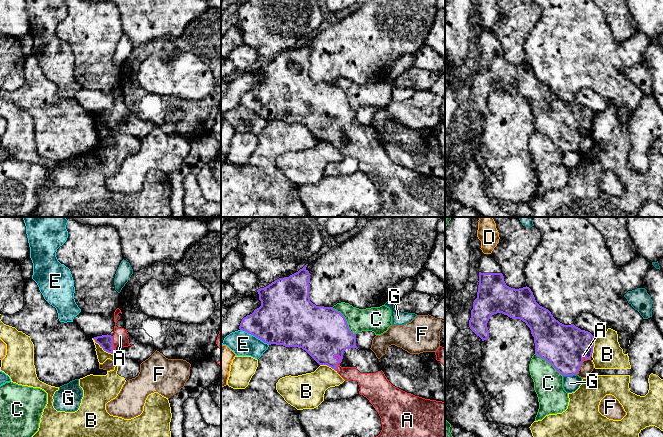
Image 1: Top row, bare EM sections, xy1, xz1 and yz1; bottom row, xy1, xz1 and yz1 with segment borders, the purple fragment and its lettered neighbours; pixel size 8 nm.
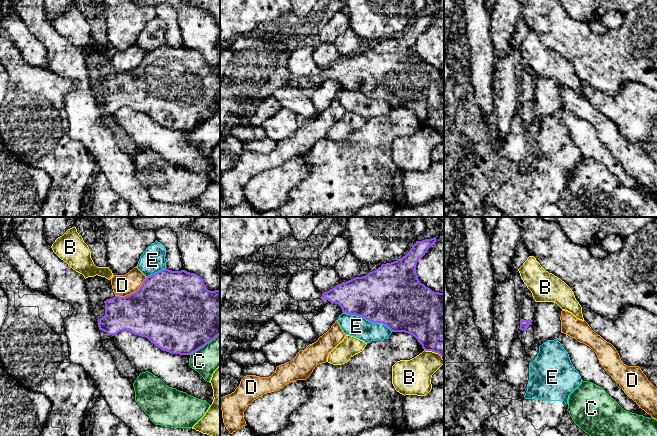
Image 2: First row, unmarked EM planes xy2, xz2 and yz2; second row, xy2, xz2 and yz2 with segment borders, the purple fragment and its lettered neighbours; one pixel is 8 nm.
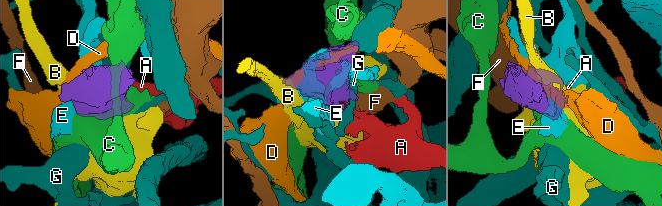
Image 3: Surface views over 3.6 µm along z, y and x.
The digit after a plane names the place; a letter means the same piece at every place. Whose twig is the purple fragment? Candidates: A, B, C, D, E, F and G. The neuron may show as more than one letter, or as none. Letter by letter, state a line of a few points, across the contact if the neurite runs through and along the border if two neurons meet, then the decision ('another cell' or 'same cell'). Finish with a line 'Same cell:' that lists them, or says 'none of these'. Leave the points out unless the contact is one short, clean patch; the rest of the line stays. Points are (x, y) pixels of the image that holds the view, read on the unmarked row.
A: xz1 (325, 110), (326, 124), (338, 138), (347, 149) | same cell
B: xy1 (92, 114), (104, 126), (112, 130) | another cell
C: another cell
D: another cell
E: another cell
F: yz1 (583, 137), (576, 150) | another cell
G: another cell
Same cell: A

